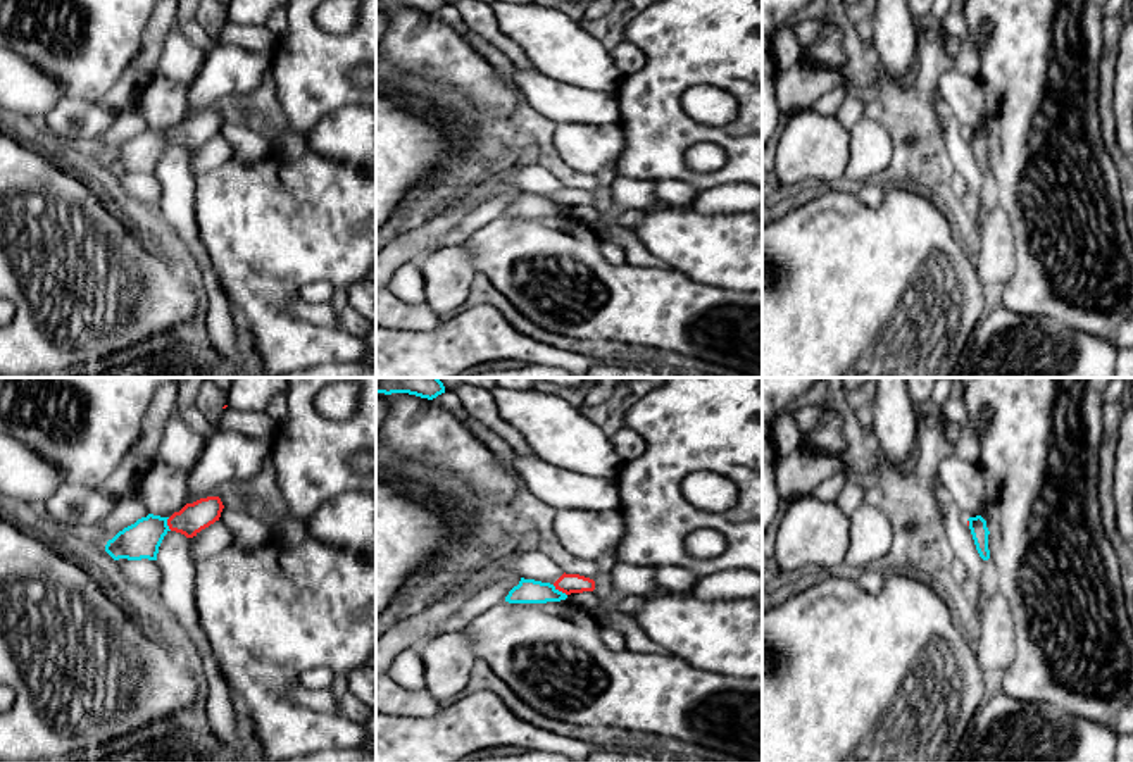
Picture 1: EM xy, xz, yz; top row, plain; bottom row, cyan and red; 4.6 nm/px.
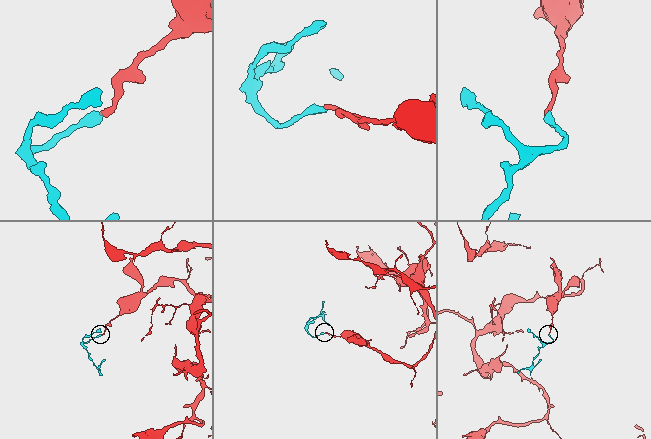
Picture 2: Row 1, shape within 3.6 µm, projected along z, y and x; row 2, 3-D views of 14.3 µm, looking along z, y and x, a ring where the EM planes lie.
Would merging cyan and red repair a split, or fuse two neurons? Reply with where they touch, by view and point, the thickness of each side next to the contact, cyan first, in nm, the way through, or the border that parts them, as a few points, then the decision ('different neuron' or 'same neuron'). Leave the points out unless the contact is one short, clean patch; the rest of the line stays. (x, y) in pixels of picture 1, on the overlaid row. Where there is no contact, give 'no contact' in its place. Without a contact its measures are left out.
contact xz (557, 590); calibres 110 and 100 nm; border xz (552, 585), (566, 595); different neuron

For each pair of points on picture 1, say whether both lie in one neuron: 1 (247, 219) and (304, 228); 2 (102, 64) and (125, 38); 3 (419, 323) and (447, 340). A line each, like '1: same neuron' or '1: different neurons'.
1: same neuron
2: same neuron
3: different neurons

